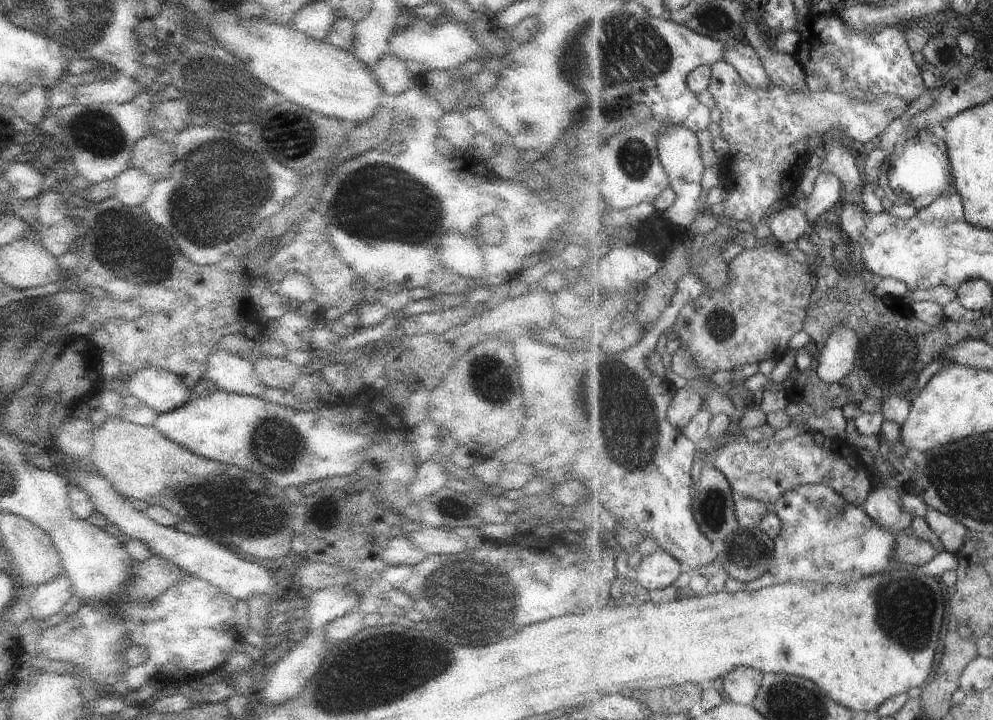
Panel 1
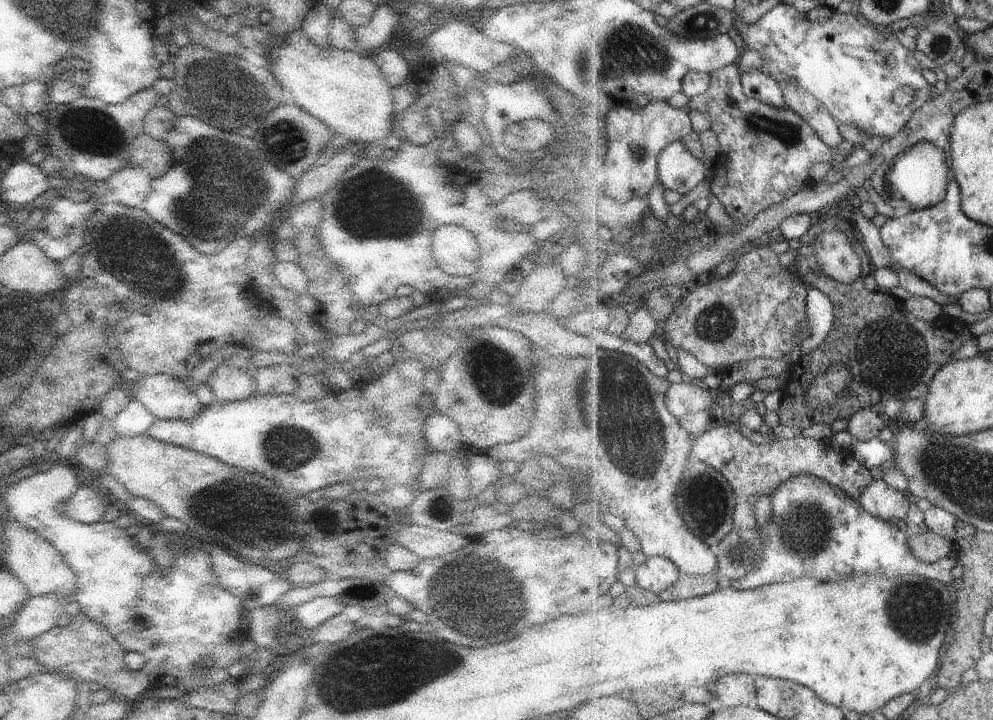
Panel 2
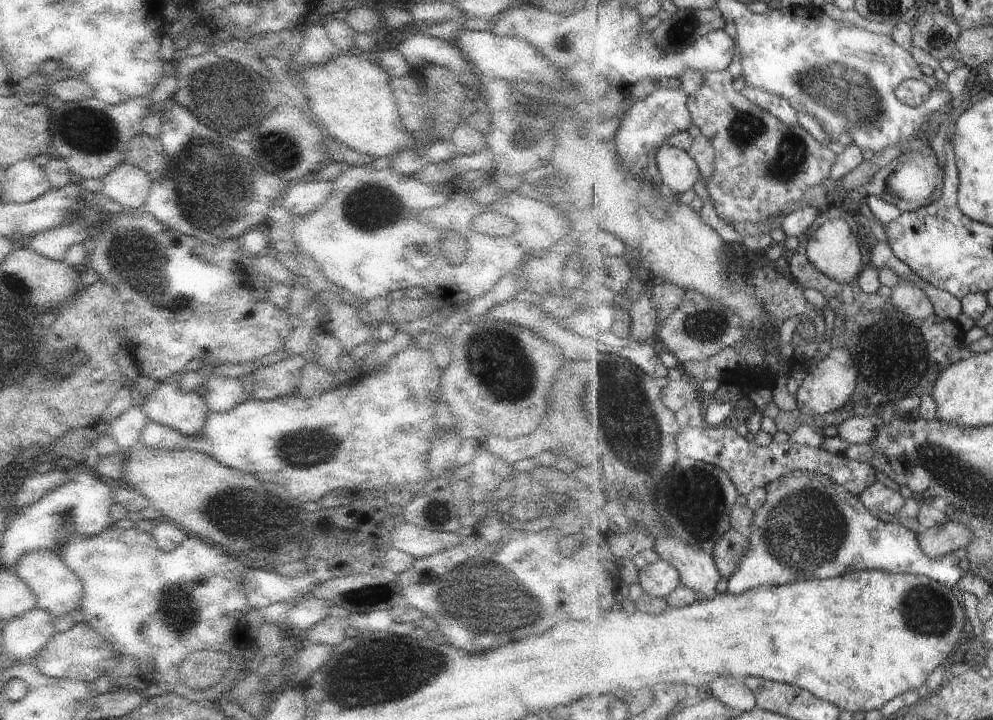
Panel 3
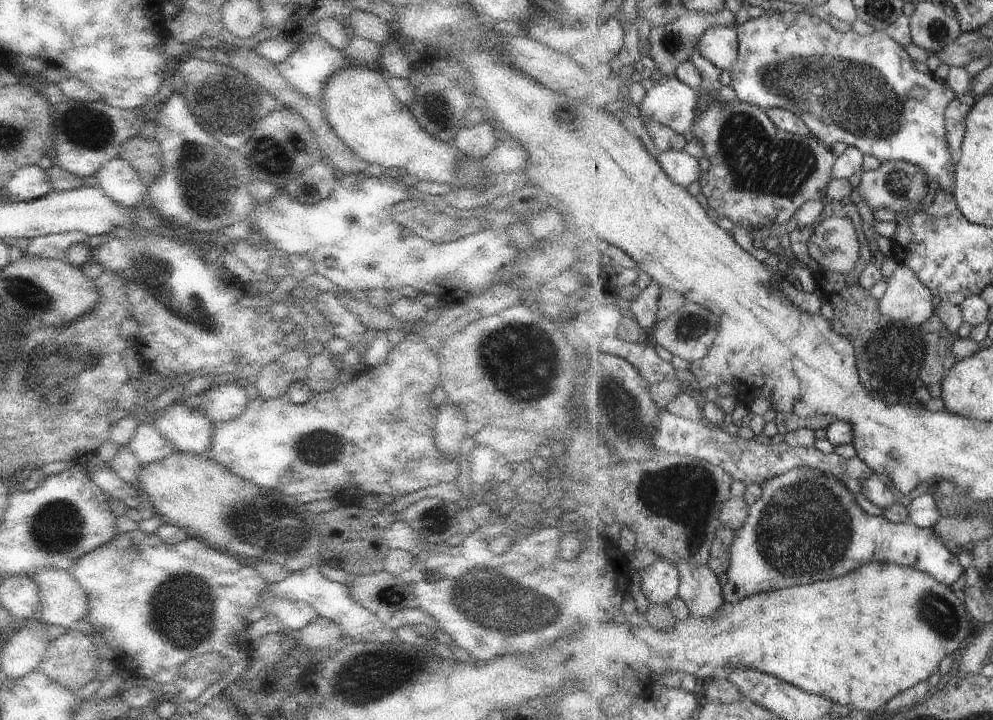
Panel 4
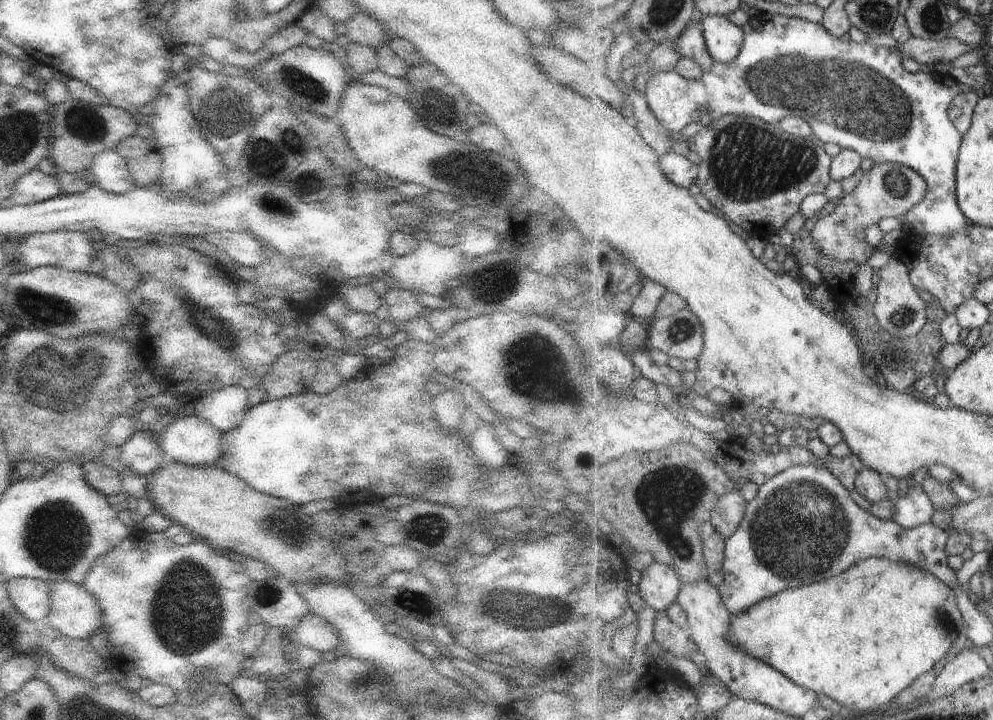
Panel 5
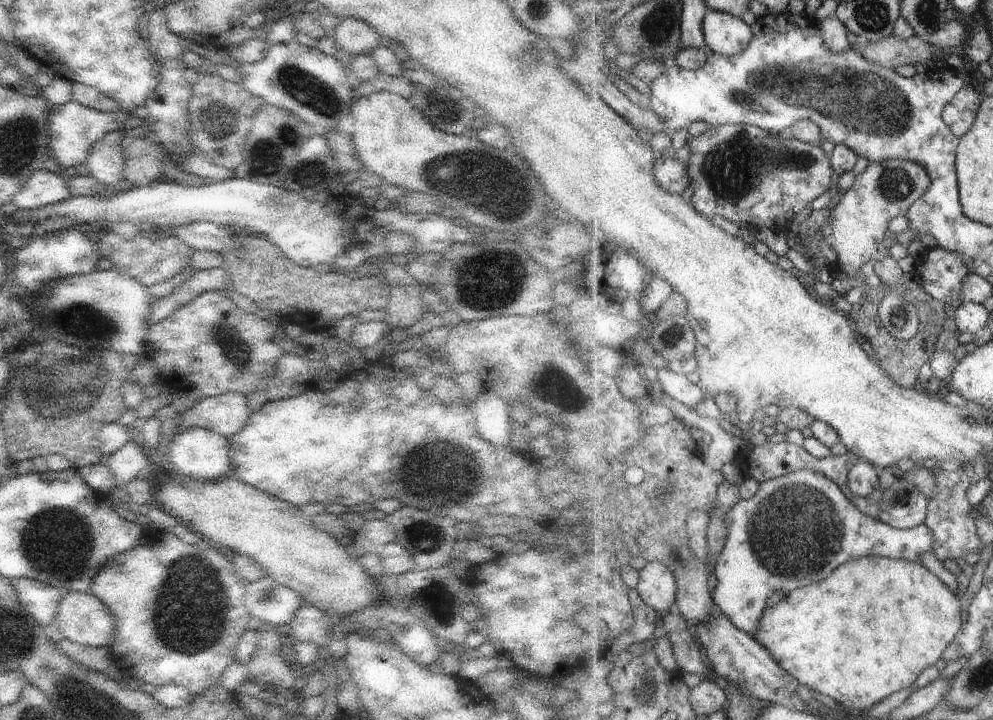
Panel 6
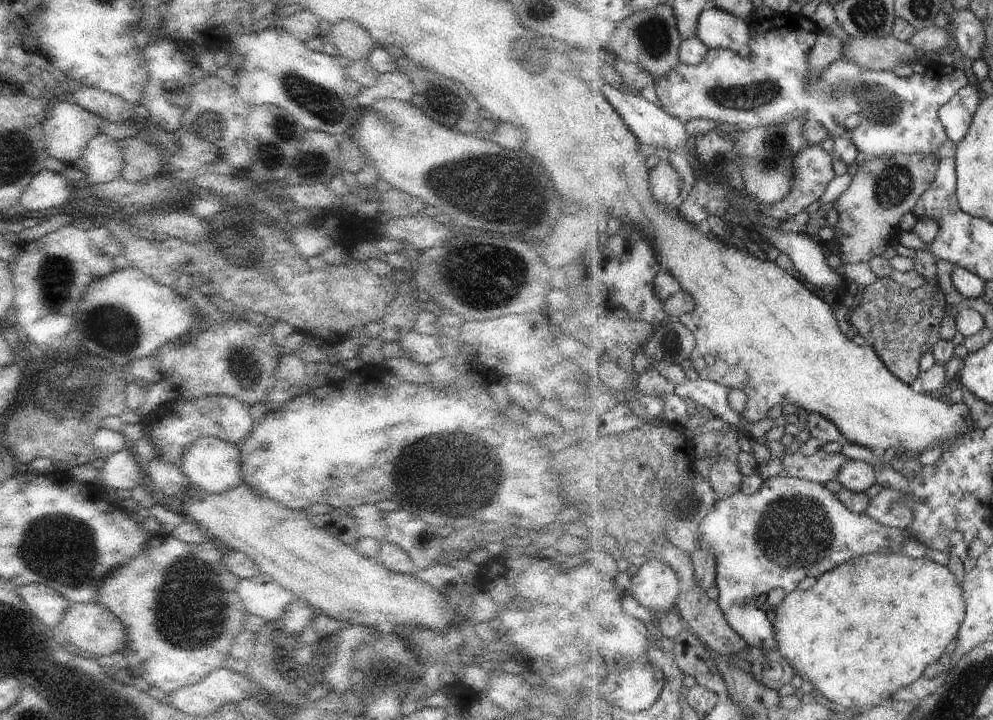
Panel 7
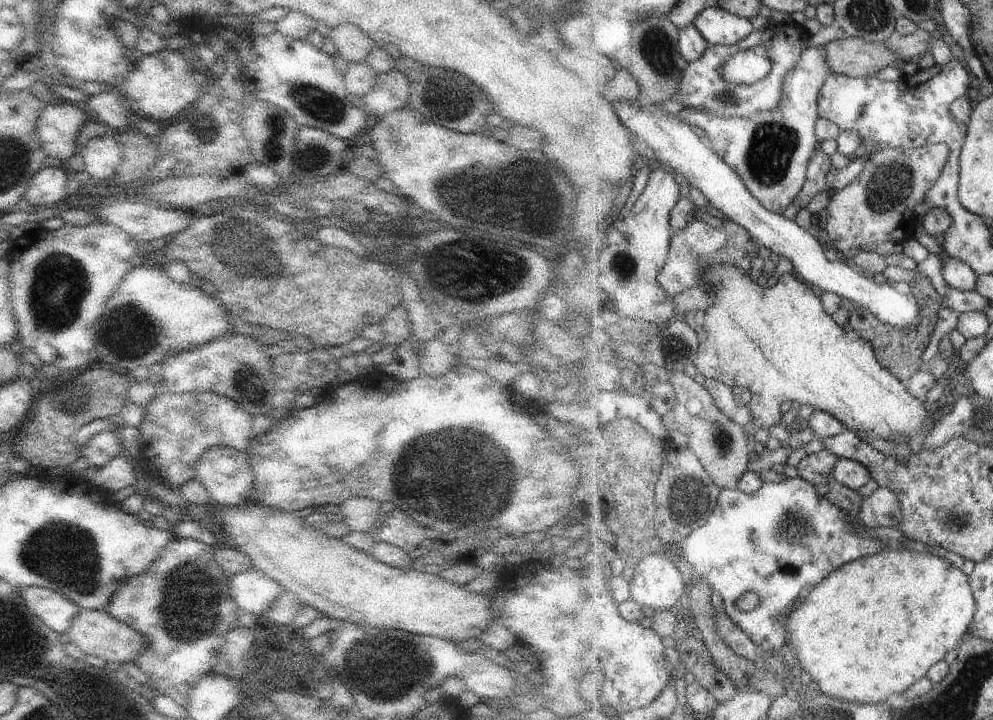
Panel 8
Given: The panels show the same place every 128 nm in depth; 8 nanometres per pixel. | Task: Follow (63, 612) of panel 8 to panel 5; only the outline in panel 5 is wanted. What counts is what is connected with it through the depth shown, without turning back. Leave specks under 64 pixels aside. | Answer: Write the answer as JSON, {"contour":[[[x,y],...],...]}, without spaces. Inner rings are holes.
{"contour":[[[11,577],[6,591],[15,610],[27,620],[45,620],[50,607],[49,583],[31,577]]]}

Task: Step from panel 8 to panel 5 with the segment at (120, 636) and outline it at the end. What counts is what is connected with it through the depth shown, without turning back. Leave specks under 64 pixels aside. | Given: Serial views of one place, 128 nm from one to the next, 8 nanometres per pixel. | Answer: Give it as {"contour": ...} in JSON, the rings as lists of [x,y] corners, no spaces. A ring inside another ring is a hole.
{"contour":[[[59,579],[49,582],[50,607],[45,620],[50,629],[56,634],[68,636],[73,639],[87,639],[90,632],[99,628],[102,623],[102,614],[97,601],[82,584]]]}

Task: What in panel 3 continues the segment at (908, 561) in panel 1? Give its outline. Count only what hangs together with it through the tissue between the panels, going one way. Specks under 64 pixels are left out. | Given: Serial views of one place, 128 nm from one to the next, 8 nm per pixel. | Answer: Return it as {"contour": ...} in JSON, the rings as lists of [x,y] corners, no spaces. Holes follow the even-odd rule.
{"contour":[[[955,521],[928,528],[918,536],[923,552],[934,559],[951,554],[957,548],[965,548],[971,537],[971,529]]]}

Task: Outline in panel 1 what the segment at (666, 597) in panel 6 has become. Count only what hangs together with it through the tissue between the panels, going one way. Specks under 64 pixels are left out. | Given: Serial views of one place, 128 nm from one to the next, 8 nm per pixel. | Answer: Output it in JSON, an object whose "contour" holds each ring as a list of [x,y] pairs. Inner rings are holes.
{"contour":[[[659,548],[648,554],[633,570],[633,578],[648,591],[661,590],[671,586],[686,568],[683,563],[668,551]]]}

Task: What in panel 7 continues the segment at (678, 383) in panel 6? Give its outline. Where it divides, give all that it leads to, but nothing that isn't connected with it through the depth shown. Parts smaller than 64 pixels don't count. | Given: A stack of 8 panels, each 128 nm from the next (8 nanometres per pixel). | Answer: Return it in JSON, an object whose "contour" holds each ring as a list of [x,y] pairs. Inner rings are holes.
{"contour":[[[700,377],[693,381],[683,379],[675,388],[675,394],[685,401],[692,401],[695,408],[711,410],[725,423],[735,428],[739,427],[742,414],[729,406],[729,388]]]}

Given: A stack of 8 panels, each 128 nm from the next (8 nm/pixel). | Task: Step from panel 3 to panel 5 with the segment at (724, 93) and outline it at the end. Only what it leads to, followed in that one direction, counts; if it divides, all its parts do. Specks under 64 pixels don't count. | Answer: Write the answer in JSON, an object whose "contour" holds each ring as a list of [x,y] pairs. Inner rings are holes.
{"contour":[[[696,12],[694,14],[693,20],[686,27],[683,36],[679,38],[676,49],[683,57],[689,57],[696,60],[705,72],[712,67],[715,60],[708,51],[703,31],[700,26],[703,18],[704,14],[702,12]],[[726,114],[713,119],[707,126],[701,127],[687,140],[689,149],[700,158],[699,174],[695,182],[701,194],[727,220],[740,226],[751,236],[764,239],[785,228],[789,218],[800,212],[803,201],[815,193],[825,193],[831,184],[830,168],[834,157],[842,150],[832,142],[821,142],[817,137],[799,138],[789,134],[777,124],[766,123],[749,115]]]}

